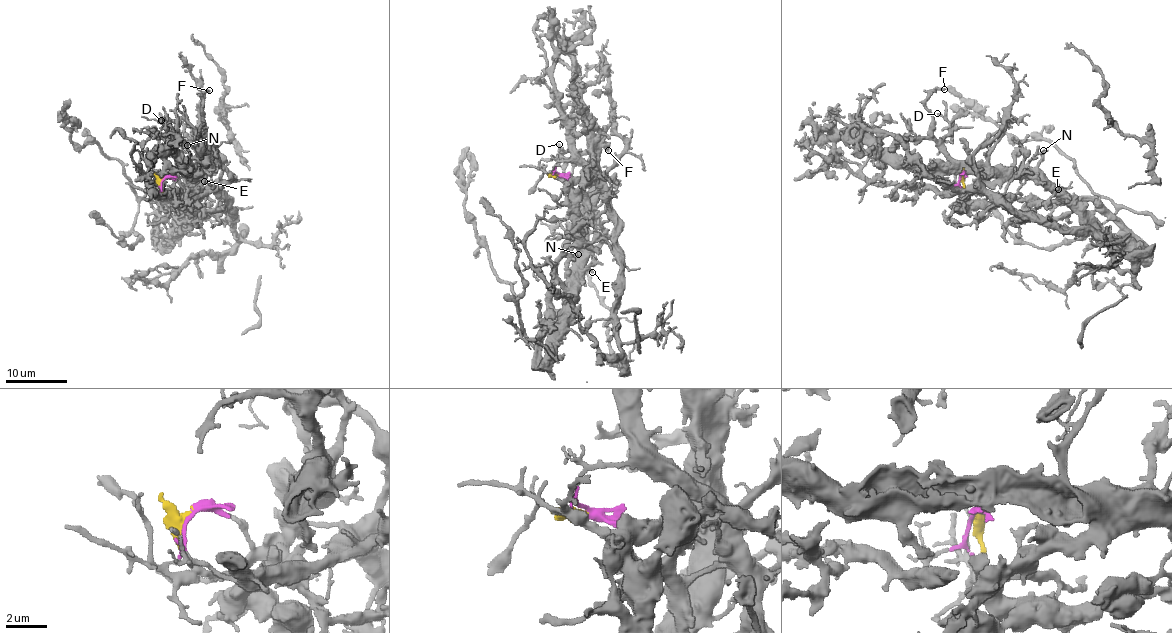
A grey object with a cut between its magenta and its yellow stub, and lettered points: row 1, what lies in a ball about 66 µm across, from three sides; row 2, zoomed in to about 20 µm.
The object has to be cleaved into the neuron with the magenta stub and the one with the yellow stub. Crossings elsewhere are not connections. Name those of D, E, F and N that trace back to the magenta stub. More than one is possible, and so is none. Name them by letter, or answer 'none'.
none

